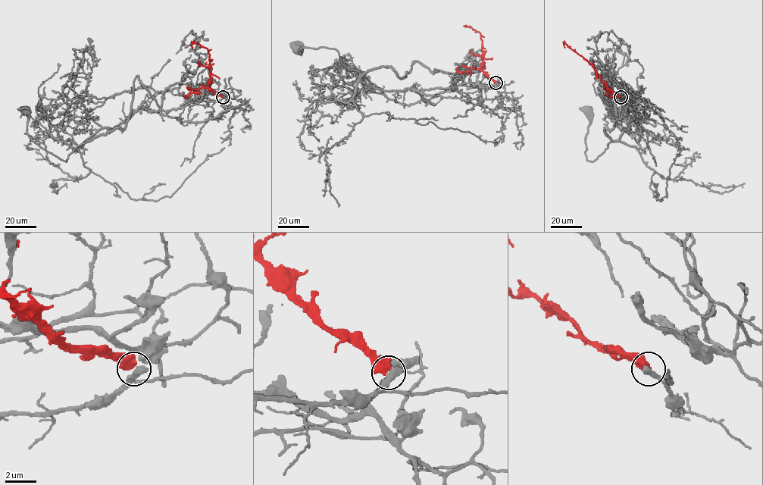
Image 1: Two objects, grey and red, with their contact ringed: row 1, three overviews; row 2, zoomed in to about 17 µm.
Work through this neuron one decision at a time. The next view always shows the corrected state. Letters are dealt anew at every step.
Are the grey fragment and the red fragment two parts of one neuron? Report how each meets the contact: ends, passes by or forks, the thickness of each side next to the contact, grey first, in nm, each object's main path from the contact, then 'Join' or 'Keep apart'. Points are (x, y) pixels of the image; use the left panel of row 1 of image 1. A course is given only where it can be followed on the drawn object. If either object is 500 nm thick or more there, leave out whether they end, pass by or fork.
Thickness 550 nm (grey) against 600 nm. Course of grey: (223, 97), (166, 111), (138, 108), (112, 128), (96, 131), (66, 161), (31, 140), (26, 111). Course of red: (223, 97), (216, 95), (208, 88), (211, 67), (207, 49), (198, 43), (192, 43), (192, 47). Keep apart

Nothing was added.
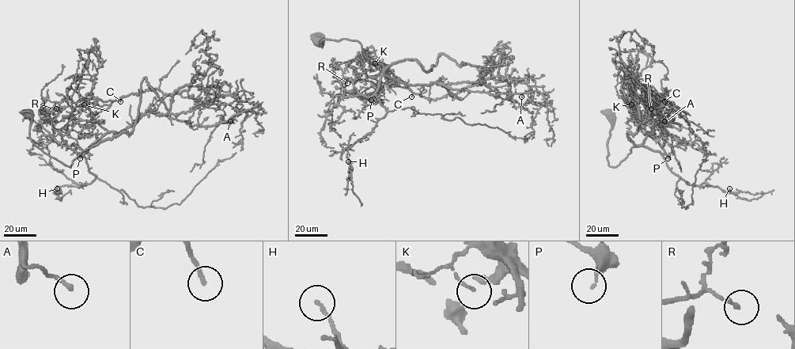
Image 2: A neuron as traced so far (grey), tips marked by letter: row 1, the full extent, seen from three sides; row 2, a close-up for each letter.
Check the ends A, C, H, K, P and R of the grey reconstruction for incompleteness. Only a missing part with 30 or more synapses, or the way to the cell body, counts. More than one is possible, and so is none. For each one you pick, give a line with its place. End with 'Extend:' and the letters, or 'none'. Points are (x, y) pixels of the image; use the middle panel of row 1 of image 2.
C: at (411, 96)
Extend: C

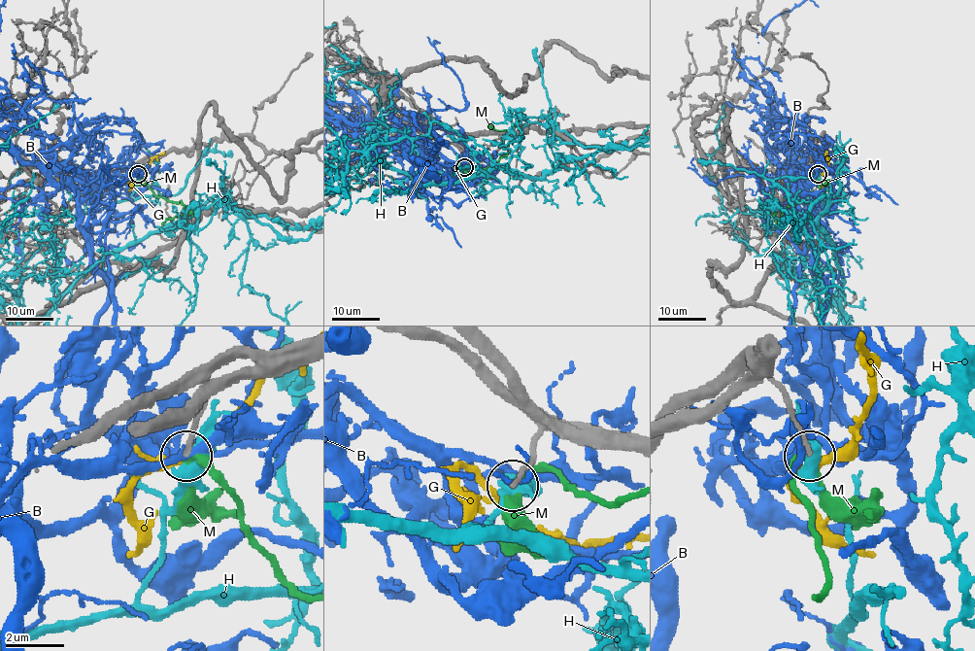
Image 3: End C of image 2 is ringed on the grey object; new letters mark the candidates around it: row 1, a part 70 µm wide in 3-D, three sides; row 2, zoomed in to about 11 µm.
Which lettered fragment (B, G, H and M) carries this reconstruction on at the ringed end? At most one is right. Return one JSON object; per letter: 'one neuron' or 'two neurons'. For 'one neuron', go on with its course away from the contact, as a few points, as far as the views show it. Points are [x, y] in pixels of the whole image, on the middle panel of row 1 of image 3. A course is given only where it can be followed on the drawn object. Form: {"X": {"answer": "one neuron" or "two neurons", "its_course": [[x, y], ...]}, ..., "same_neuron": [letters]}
{"B": {"answer": "two neurons"}, "G": {"answer": "two neurons"}, "H": {"answer": "two neurons"}, "M": {"answer": "one neuron", "its_course": [[464, 168], [472, 165], [483, 170], [508, 153], [510, 134], [488, 125]]}, "same_neuron": ["M"]}

